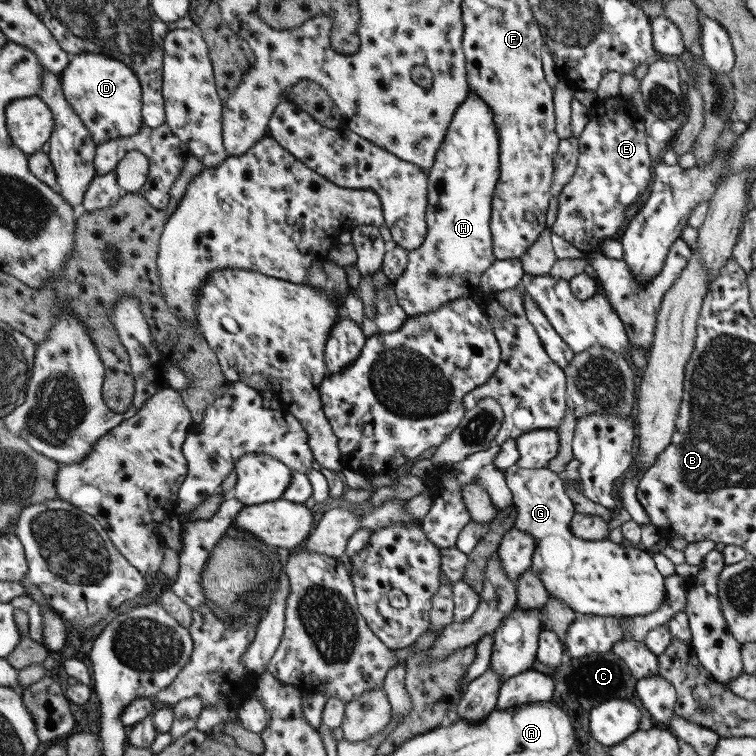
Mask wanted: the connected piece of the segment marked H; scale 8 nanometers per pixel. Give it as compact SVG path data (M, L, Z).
M469 91L466 95L464 102L460 103L460 106L456 109L453 114L452 120L450 121L446 136L440 145L440 150L436 153L435 161L430 167L430 174L428 174L428 186L427 186L427 235L420 248L411 250L408 253L407 265L404 272L392 282L396 297L398 298L398 305L401 306L407 317L418 317L418 315L432 313L438 311L442 305L456 304L462 298L473 298L476 297L480 292L479 279L481 274L493 263L497 261L495 254L493 253L493 240L490 223L491 223L491 204L492 197L495 193L497 182L499 181L500 174L500 141L499 141L499 130L497 129L494 113L492 109L485 104L485 102L474 92Z

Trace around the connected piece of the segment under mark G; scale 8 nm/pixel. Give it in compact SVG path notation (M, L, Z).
M510 466L504 473L517 508L514 527L535 538L530 570L540 578L545 589L580 616L644 616L658 610L667 597L665 577L658 571L653 555L638 545L577 539L570 530L575 504L568 496L559 473L541 469Z

